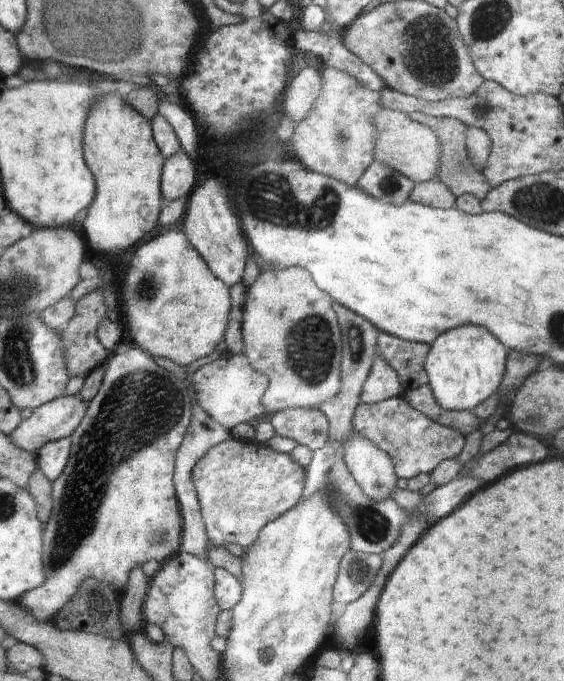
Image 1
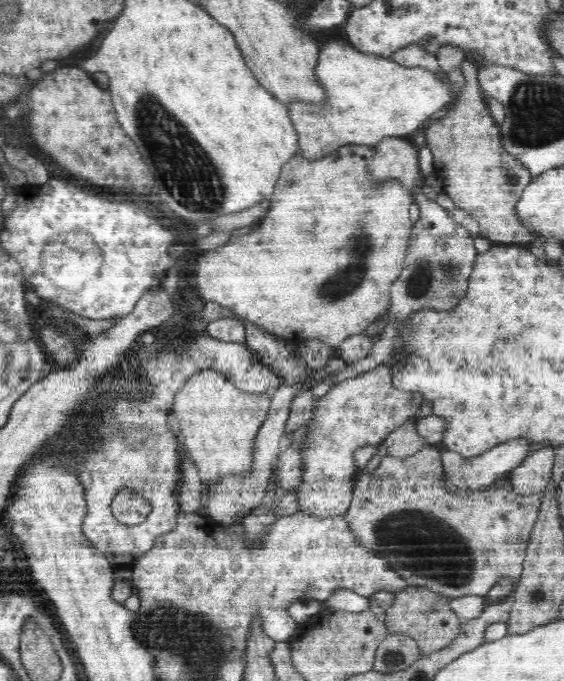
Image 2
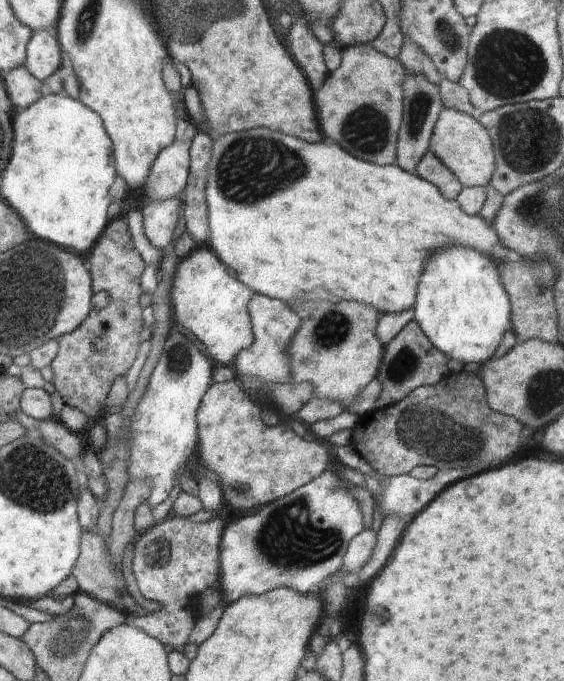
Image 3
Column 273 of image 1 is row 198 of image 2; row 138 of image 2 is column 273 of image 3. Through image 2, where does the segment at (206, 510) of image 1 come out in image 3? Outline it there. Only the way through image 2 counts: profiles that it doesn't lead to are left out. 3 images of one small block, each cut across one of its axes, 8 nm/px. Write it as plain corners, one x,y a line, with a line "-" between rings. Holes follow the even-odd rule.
238,378
225,383
216,383
203,398
198,410
198,427
200,435
200,462
206,470
218,474
220,490
230,511
262,508
288,493
304,486
319,477
328,466
332,466
332,446
328,442
308,441
296,435
292,428
283,423
269,427
262,421
262,405
244,390

